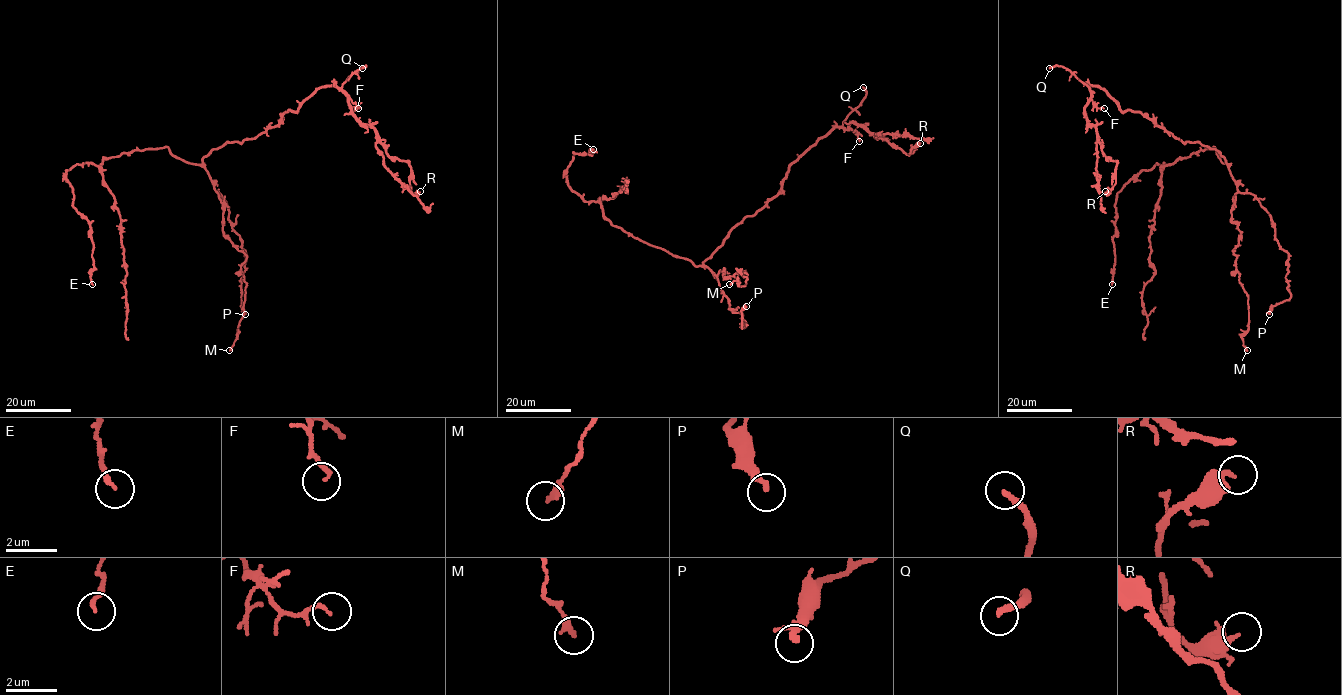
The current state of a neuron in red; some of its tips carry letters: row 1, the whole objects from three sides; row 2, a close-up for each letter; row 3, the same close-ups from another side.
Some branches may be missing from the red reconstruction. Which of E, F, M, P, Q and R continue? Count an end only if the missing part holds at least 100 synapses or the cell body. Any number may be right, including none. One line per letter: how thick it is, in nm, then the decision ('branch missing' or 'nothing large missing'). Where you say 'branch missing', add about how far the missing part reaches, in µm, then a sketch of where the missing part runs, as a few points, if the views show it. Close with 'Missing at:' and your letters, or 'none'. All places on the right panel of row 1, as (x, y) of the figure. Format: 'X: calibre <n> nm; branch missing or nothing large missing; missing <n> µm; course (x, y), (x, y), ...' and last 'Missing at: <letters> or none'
E: calibre 160 nm; nothing large missing
F: calibre 140 nm; nothing large missing
M: calibre 240 nm; nothing large missing
P: calibre 200 nm; nothing large missing
Q: calibre 240 nm; branch missing; missing 45 µm
R: calibre 240 nm; nothing large missing
Missing at: Q

